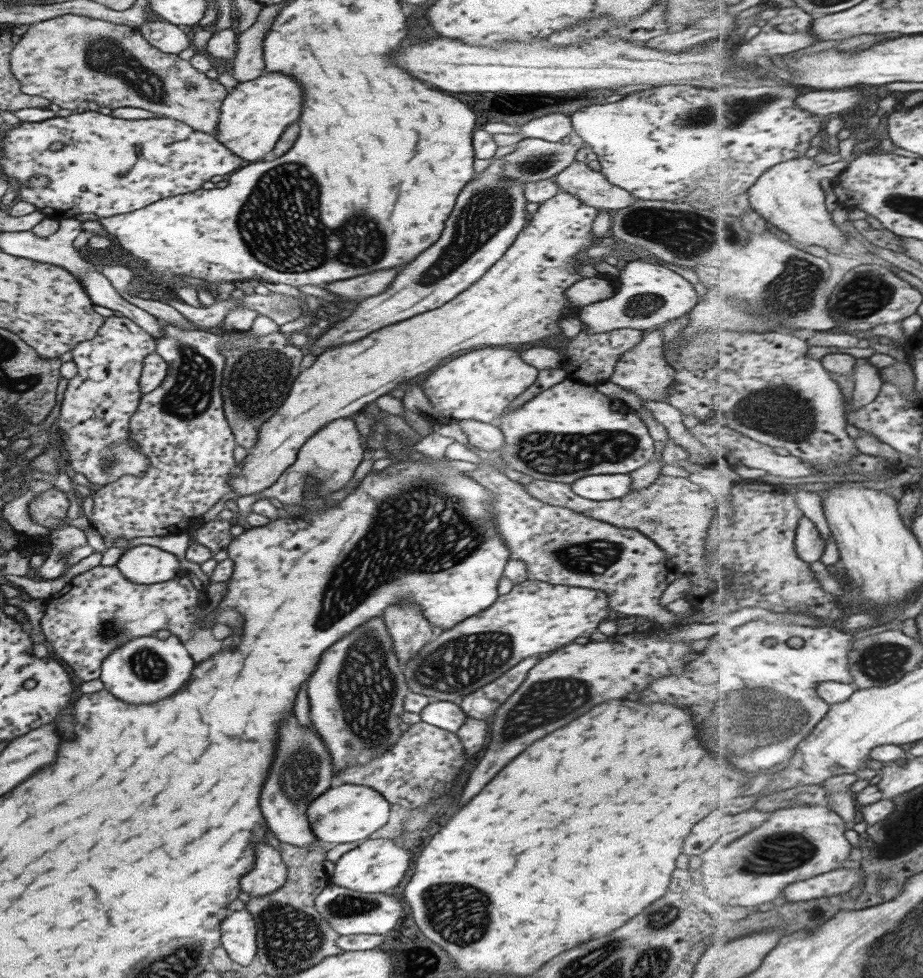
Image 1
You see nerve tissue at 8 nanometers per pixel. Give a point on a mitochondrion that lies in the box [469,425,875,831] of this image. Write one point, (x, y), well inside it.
(539, 452)

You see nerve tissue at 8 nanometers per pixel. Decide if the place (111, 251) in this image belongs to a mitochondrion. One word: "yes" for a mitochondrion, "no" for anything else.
no

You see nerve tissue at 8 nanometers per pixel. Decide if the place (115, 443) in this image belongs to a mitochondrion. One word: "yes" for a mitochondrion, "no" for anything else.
no

